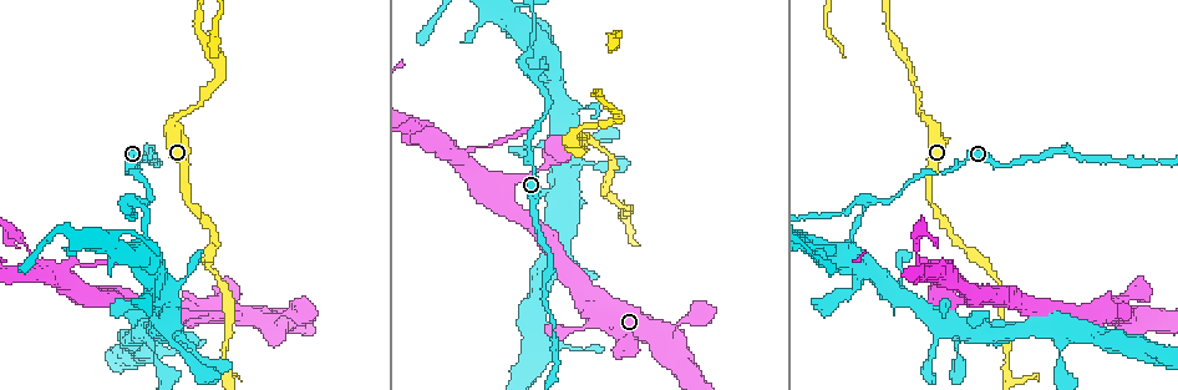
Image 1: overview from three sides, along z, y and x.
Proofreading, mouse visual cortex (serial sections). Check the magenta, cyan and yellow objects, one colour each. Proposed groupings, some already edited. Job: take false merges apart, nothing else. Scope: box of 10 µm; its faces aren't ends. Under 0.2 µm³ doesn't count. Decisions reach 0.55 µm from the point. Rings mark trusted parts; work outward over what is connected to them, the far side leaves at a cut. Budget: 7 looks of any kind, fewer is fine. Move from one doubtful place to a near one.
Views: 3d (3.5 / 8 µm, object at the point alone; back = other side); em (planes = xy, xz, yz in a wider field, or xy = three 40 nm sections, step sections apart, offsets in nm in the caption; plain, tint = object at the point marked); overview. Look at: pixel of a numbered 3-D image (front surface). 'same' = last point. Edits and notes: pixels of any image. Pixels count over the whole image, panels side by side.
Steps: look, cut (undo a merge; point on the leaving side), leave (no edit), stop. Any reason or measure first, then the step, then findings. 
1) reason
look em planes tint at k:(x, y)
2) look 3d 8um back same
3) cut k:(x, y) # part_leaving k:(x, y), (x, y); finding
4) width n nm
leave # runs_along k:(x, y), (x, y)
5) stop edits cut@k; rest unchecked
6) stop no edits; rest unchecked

abrupt turn
look 3d 3.5um at 1:(17, 236)

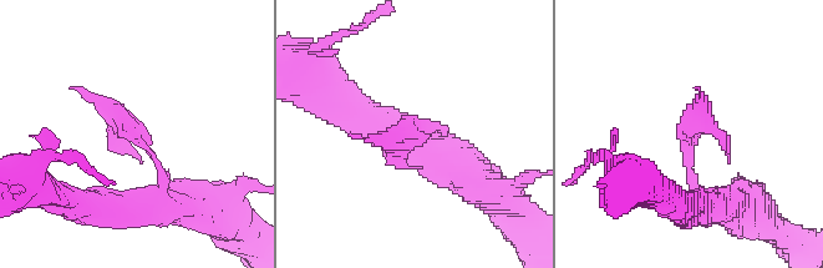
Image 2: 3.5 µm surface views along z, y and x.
shape alone is not enough
look em xy step 3 tint at 2:(131, 134)

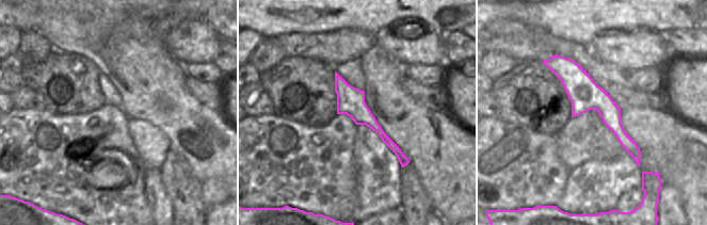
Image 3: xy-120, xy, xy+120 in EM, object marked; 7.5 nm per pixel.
leave # runs_along 2:(700, 201), (687, 129), (712, 125), (728, 155); one cell here

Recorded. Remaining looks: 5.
sharp bend
look 3d 8um at 1:(135, 204)

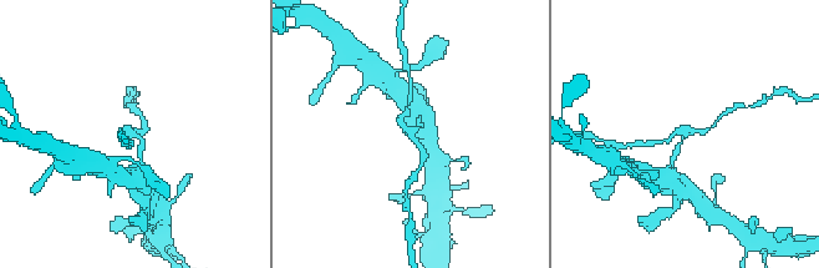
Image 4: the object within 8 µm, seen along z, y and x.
arms 3; arm_widths 150, 150, 150 nm; shape alone is not enough
look em xy step 1 tint same

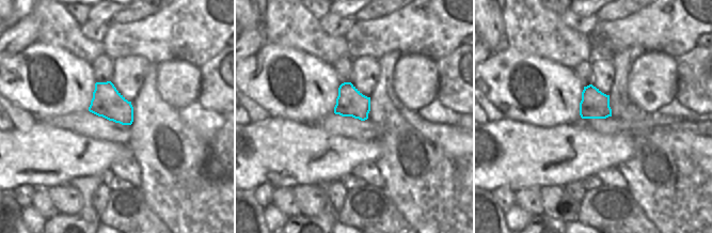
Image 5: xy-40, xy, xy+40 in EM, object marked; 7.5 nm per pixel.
width 220 nm
cut 4:(423, 115) # part_leaving 4:(138, 136), (145, 185); two cells meet here

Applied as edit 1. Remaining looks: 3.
look overview

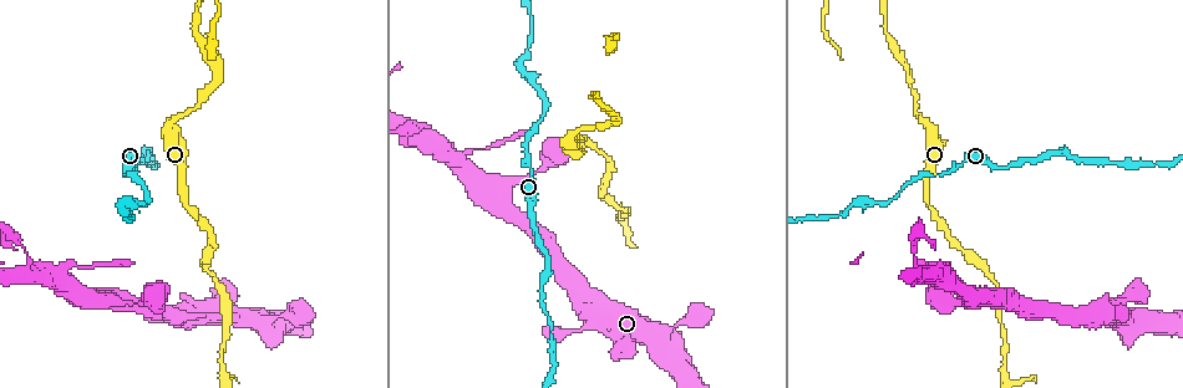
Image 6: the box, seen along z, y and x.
abrupt turn
look 3d 3.5um at 6:(909, 78)

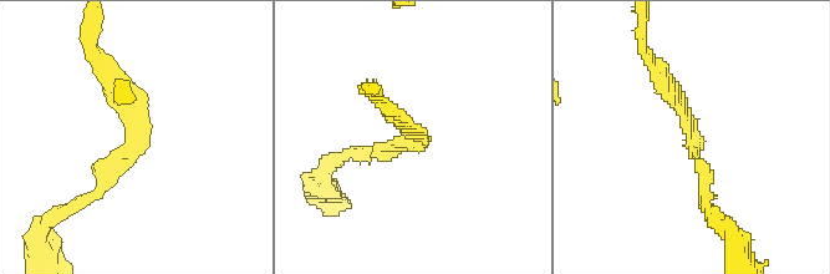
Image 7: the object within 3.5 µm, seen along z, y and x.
arm_widths 150, 150 nm
leave # runs_along 7:(706, 202), (687, 118), (658, 72); one cell here

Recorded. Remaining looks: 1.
stop edits cut@4; rest unchecked

